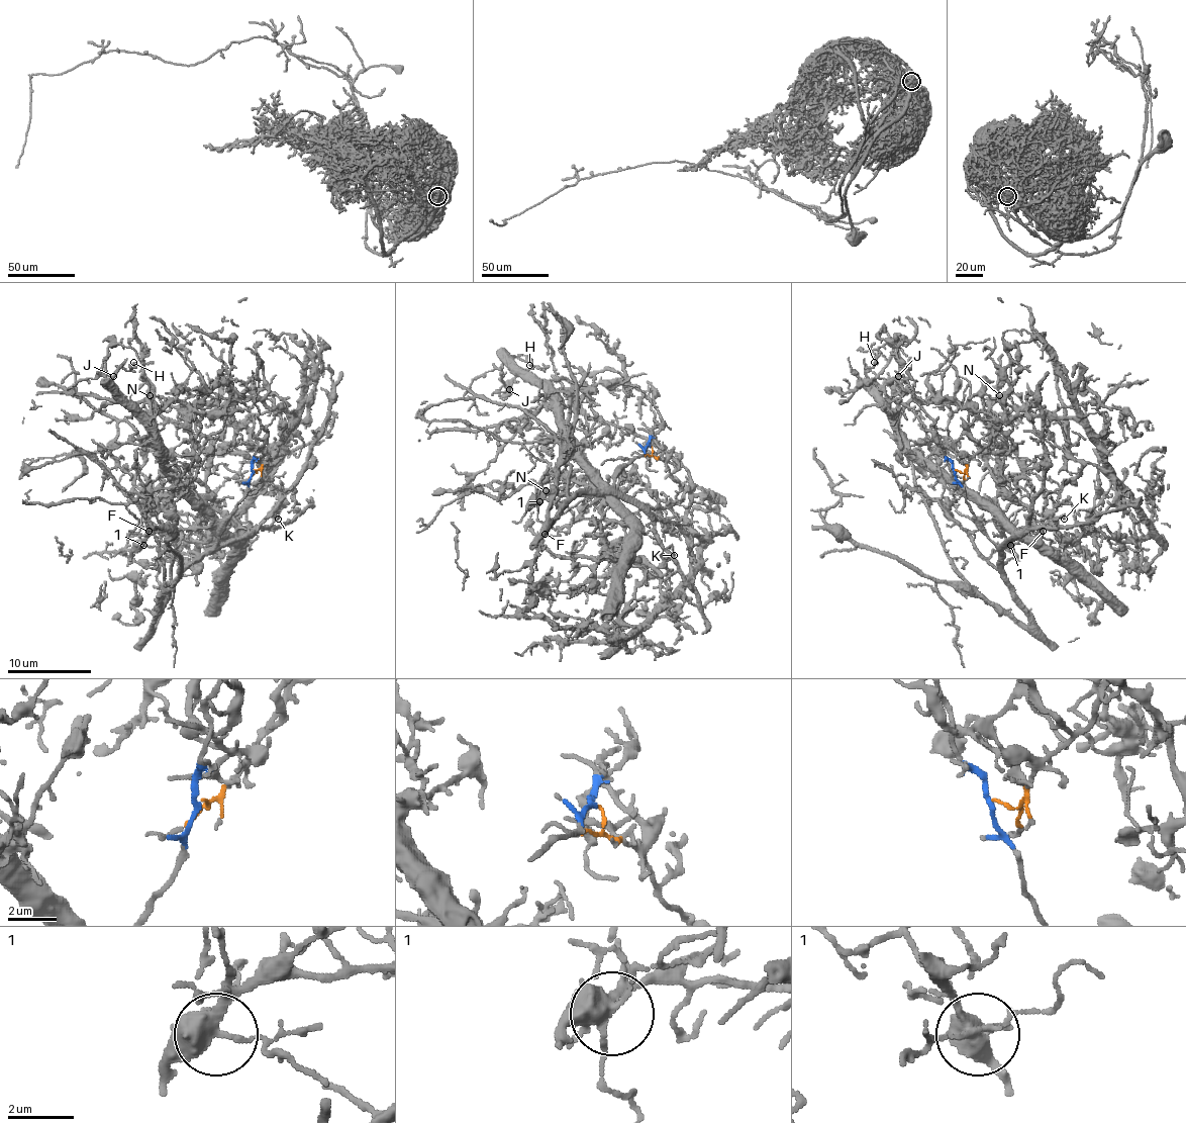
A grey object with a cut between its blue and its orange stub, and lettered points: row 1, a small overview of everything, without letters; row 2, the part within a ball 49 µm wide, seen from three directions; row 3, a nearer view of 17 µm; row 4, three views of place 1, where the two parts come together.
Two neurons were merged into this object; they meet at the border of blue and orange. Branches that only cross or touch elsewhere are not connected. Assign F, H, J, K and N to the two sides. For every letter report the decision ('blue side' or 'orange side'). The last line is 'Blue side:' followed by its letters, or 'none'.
F: blue side
H: orange side
J: orange side
K: blue side
N: orange side
Blue side: F, K

